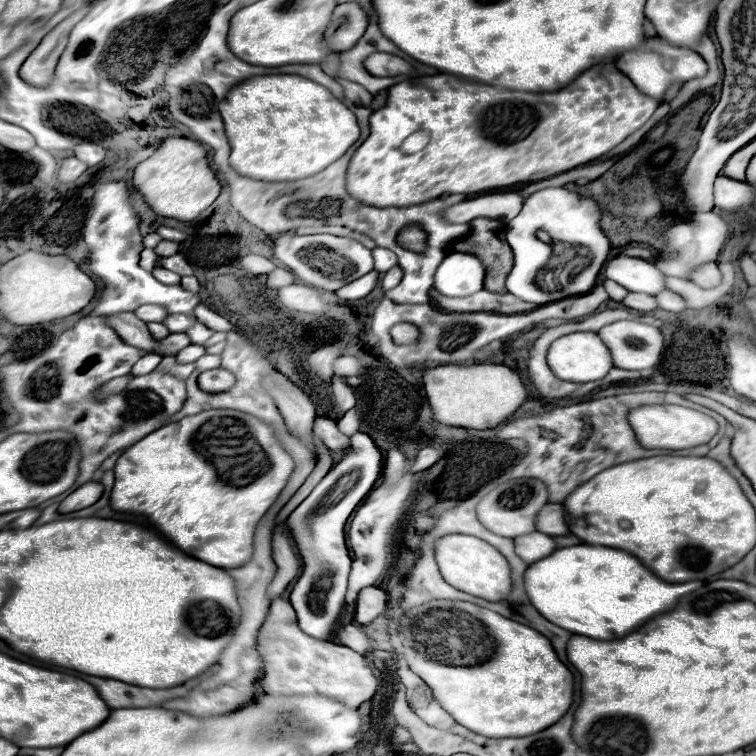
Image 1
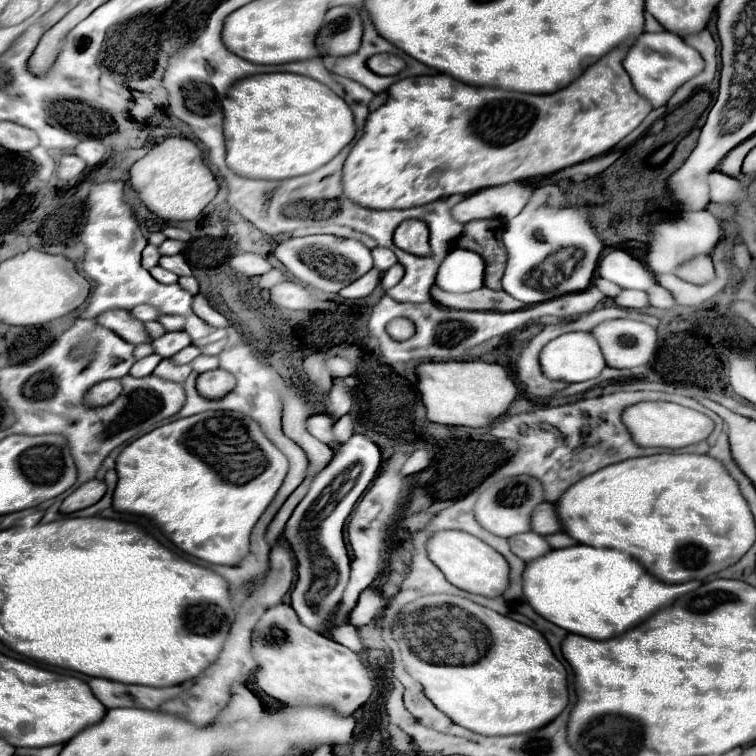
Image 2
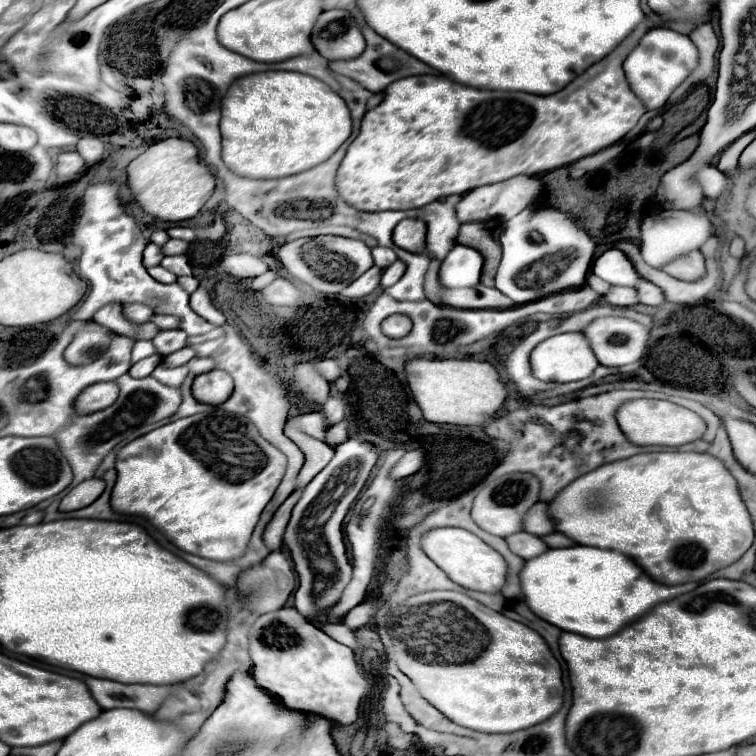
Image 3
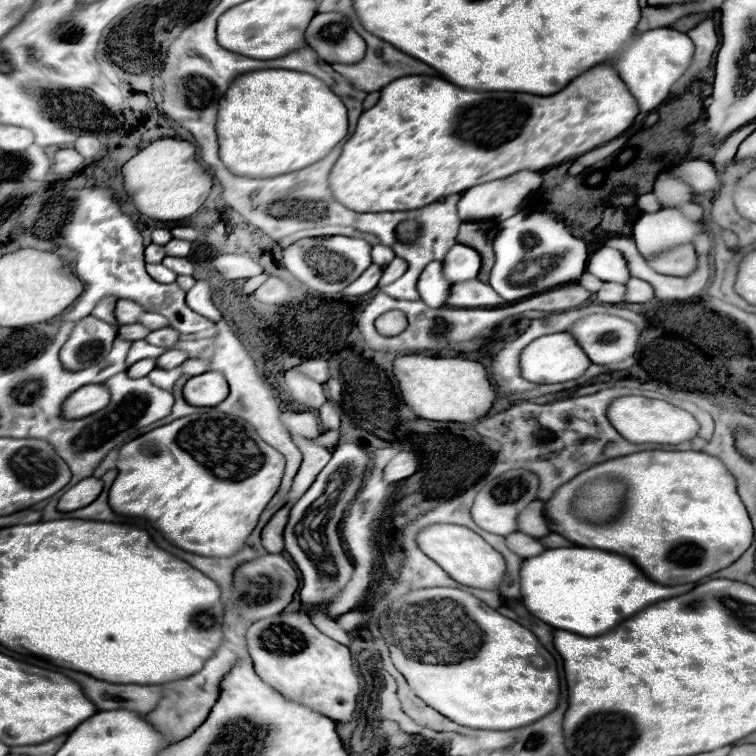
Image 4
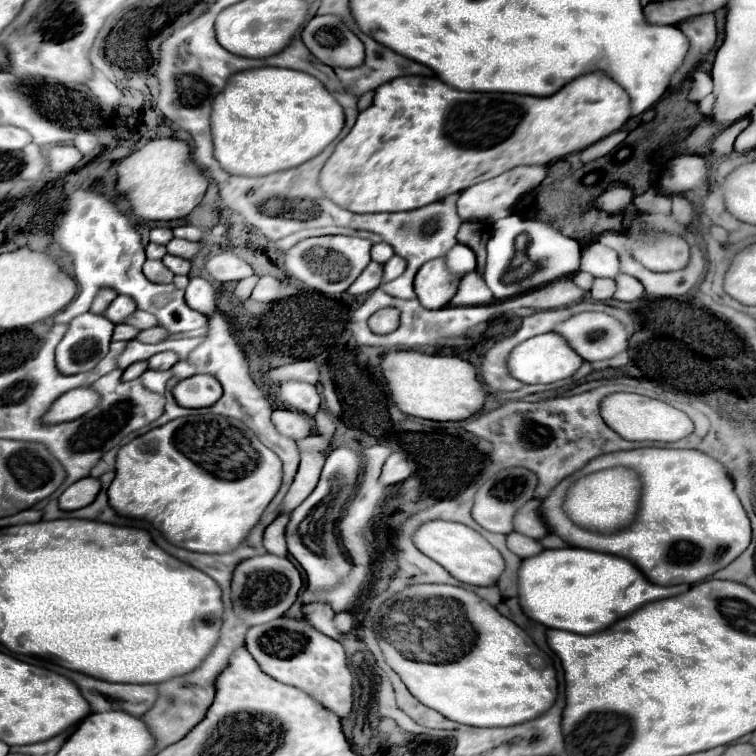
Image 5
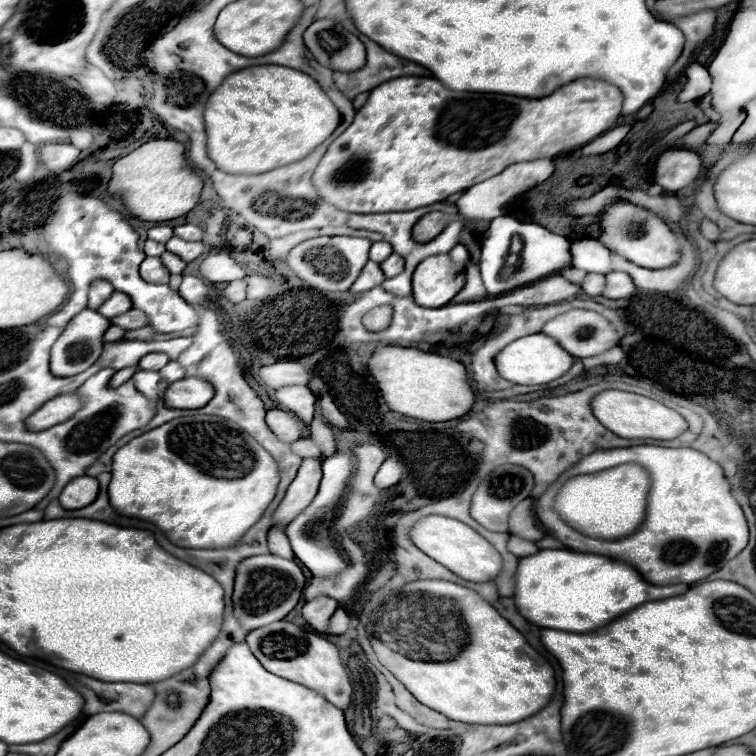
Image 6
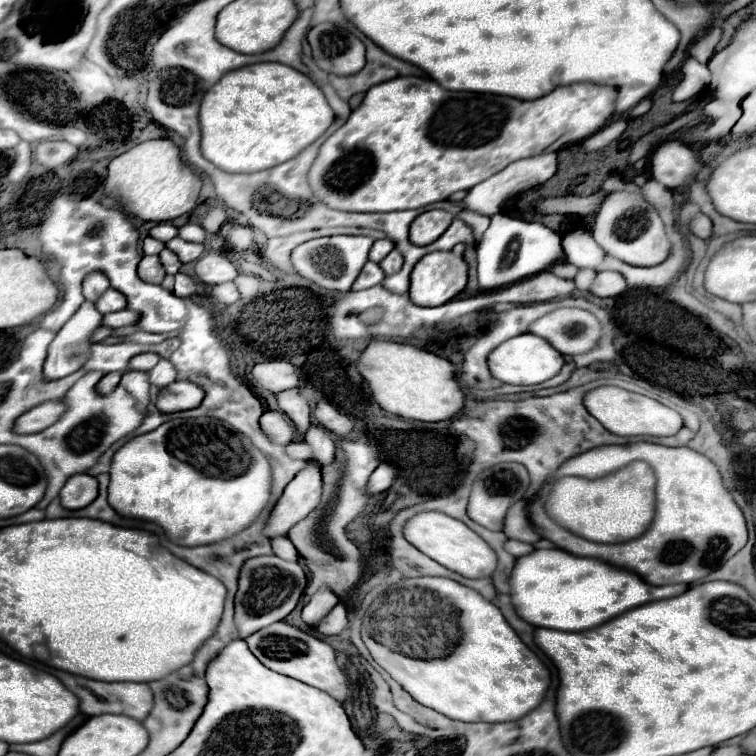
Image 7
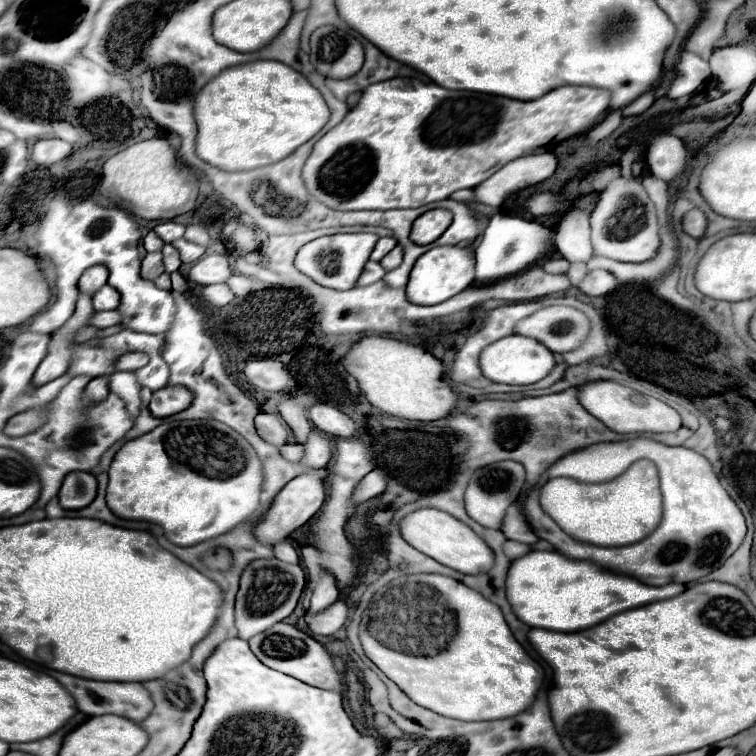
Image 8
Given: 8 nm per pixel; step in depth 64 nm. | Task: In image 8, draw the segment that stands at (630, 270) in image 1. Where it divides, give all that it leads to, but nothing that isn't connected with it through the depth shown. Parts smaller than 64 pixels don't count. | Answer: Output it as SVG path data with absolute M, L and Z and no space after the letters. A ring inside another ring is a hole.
M580 208L568 210L556 228L556 248L568 262L588 262L594 258L590 244L588 212Z

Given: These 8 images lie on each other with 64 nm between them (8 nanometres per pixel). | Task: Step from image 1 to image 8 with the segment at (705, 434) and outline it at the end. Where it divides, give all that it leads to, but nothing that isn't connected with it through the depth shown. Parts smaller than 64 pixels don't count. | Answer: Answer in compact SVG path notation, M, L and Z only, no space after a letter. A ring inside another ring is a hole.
M602 380L602 382L584 384L580 388L578 400L592 416L596 416L600 422L604 422L610 430L614 430L618 434L676 432L682 426L682 418L674 408L670 408L668 404L664 404L652 396L644 396L644 394L634 392L632 388L620 386L616 382L604 382Z

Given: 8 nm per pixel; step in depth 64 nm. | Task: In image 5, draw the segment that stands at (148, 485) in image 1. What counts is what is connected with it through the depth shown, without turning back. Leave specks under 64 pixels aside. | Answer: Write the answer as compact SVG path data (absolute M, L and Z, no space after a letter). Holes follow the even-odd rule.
M176 418L118 450L116 478L108 488L110 506L120 516L150 522L170 544L184 550L208 554L232 552L246 540L264 508L276 496L282 480L282 460L248 428L238 428L242 450L234 450L230 458L230 476L216 478L174 446L174 434L184 424L186 418Z

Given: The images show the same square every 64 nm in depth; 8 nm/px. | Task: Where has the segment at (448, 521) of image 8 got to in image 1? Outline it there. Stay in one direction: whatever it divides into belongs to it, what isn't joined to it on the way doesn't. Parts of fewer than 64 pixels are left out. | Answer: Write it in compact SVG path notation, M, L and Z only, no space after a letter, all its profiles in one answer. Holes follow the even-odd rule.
M450 534L440 538L436 542L436 562L444 580L462 592L486 598L490 602L506 600L510 594L510 566L506 564L506 558L480 538L464 534Z

